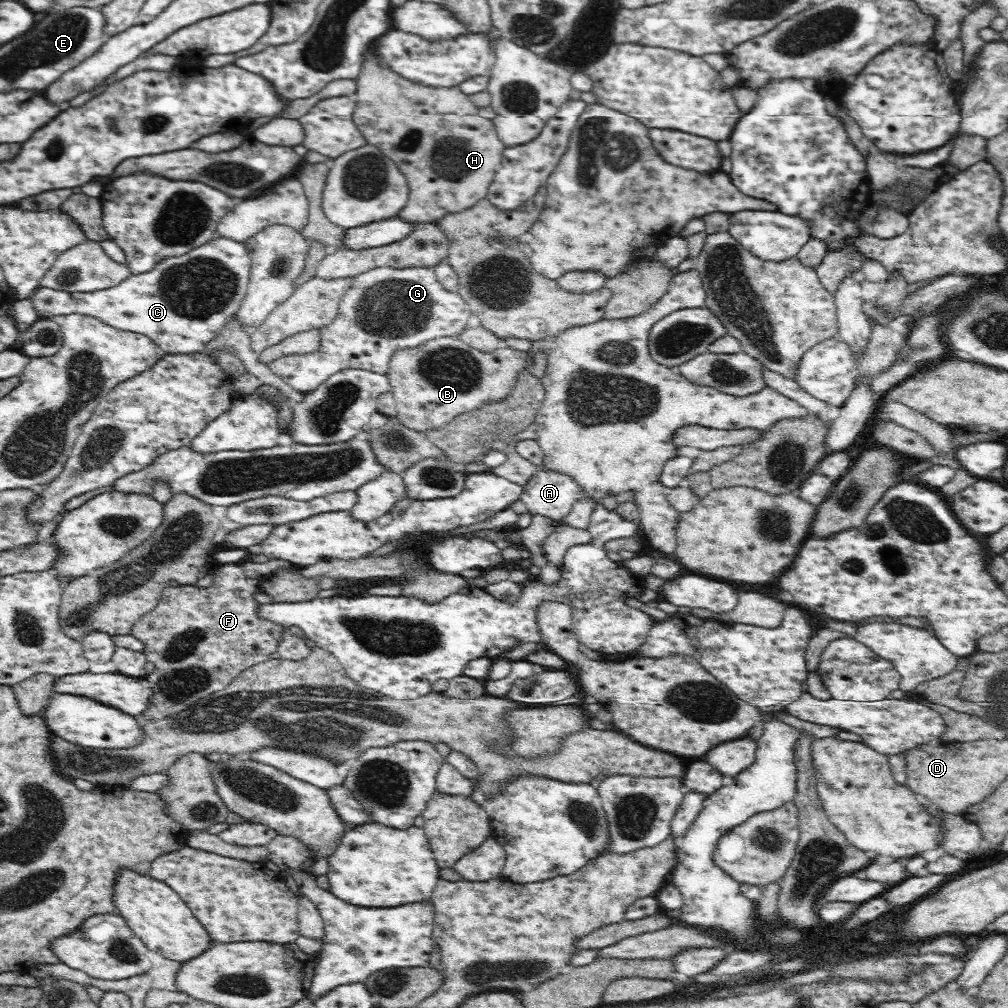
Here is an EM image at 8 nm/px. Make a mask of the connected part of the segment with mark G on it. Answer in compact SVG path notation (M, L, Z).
M374 268L360 274L339 301L339 314L331 325L320 330L322 345L318 353L286 355L270 362L267 366L275 375L290 384L300 395L306 394L324 384L330 376L345 369L362 369L385 375L389 371L389 360L402 349L421 347L430 340L448 336L458 338L466 328L470 316L468 303L459 292L444 288L432 269Z

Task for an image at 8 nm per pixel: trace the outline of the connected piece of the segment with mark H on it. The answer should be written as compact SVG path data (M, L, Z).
M369 47L363 54L360 76L355 81L356 90L353 112L354 123L366 137L369 144L391 158L407 178L409 200L405 208L398 212L403 220L414 223L430 223L442 220L447 214L455 214L468 209L483 200L500 168L505 154L505 144L497 135L493 120L480 117L478 107L458 86L452 88L430 88L429 85L414 84L380 63L376 49Z

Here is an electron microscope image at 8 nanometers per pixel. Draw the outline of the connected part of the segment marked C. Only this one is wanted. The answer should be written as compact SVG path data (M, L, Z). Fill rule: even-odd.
M215 237L202 247L194 248L190 252L180 256L173 256L169 259L161 260L161 262L149 272L143 274L131 275L129 279L124 280L121 284L113 286L112 288L105 288L101 291L94 292L64 292L61 290L54 290L46 287L36 287L28 296L32 303L32 308L35 310L37 316L40 319L52 319L54 316L66 316L70 313L81 313L82 316L94 317L98 320L105 321L110 326L119 328L120 330L127 330L128 332L134 332L148 336L151 340L154 340L155 344L158 344L159 348L163 349L166 354L197 354L207 351L207 345L216 338L221 328L225 326L225 320L234 315L238 308L240 308L242 300L247 293L248 283L250 279L250 268L253 267L253 262L250 261L249 252L246 251L246 246L243 243L231 240L230 238Z

